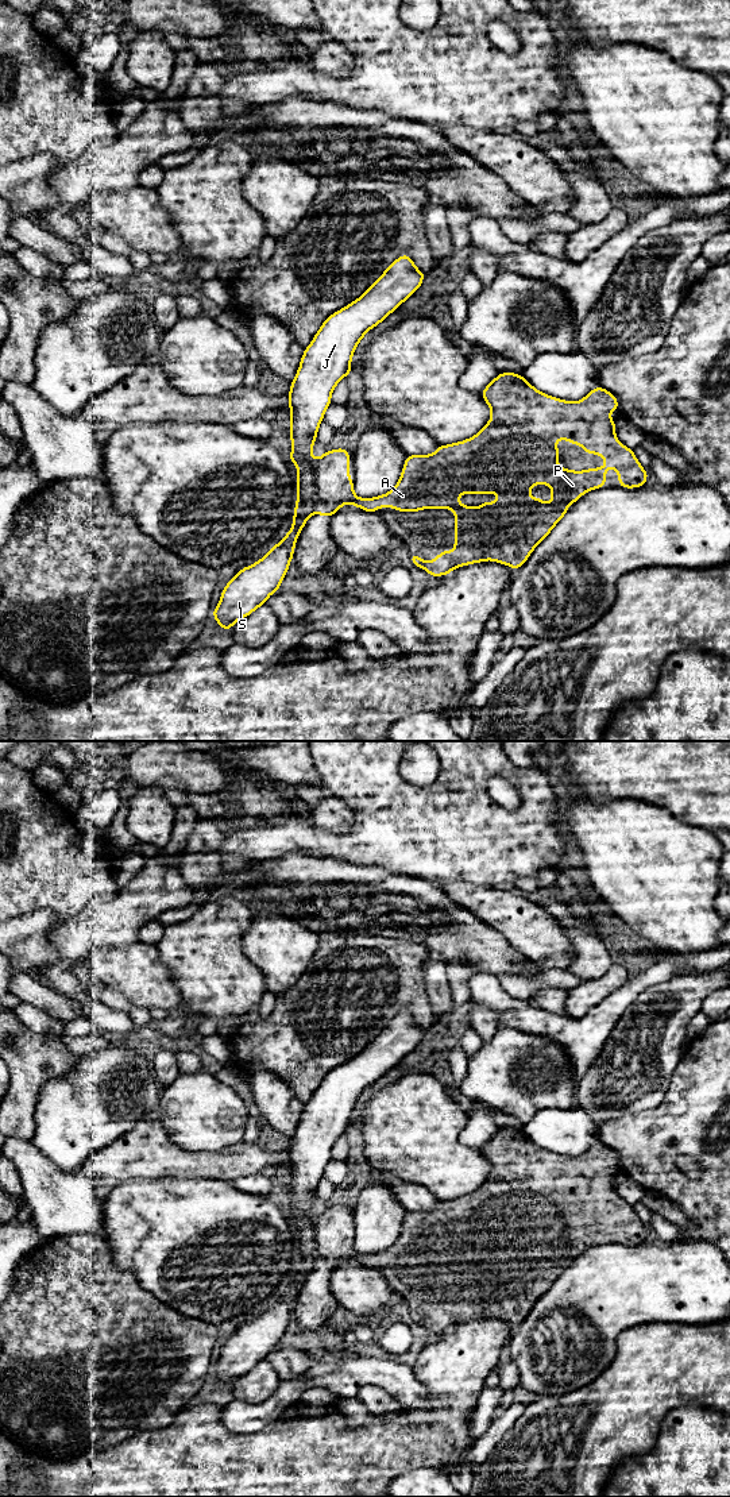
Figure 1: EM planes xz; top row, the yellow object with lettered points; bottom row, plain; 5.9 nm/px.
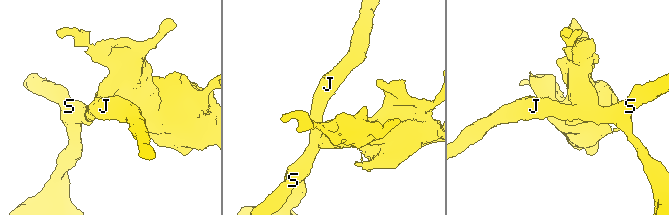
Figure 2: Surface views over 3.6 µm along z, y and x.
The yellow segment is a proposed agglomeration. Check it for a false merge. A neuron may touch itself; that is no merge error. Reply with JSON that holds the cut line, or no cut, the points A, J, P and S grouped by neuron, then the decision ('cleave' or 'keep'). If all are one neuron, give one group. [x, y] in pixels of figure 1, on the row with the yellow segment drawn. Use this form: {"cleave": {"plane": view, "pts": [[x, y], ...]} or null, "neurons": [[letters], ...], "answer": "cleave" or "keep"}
{"cleave": {"plane": "xz", "pts": [[315, 462], [312, 512]]}, "neurons": [["A", "P"], ["J", "S"]], "answer": "cleave"}

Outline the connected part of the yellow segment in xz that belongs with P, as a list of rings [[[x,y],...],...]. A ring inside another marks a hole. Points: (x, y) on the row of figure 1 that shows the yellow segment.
[[[501,373],[482,391],[482,398],[491,409],[490,421],[474,436],[464,441],[439,445],[430,455],[408,455],[401,478],[395,487],[379,497],[358,498],[354,493],[354,482],[349,478],[349,451],[344,448],[324,452],[314,463],[314,505],[313,513],[332,517],[344,503],[351,503],[370,513],[378,508],[394,508],[397,512],[418,512],[422,509],[452,509],[455,512],[455,549],[440,551],[440,555],[425,562],[418,555],[410,553],[412,564],[422,567],[430,576],[448,575],[452,570],[493,560],[518,570],[530,556],[533,549],[551,533],[555,525],[565,516],[568,506],[576,502],[590,490],[606,487],[606,470],[618,470],[621,487],[644,487],[649,474],[642,468],[633,450],[625,447],[615,436],[615,420],[610,418],[613,410],[618,410],[617,397],[606,389],[596,386],[583,400],[568,402],[533,387],[521,374]],[[556,440],[568,440],[573,445],[580,444],[584,454],[596,454],[606,458],[603,467],[573,471],[559,467],[559,447]],[[537,482],[552,491],[552,502],[542,502],[528,494]],[[466,493],[482,495],[497,493],[497,502],[483,502],[479,508],[464,506],[456,498]]]

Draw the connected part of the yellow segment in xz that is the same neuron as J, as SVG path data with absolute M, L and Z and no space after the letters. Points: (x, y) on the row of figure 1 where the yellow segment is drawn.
M410 255L397 258L356 301L332 313L305 348L289 391L293 450L287 458L298 471L294 521L287 535L264 557L242 568L223 589L212 616L224 630L229 630L236 621L250 616L273 593L279 591L296 541L313 514L312 447L324 413L332 404L332 391L352 373L352 355L363 336L417 292L425 275Z

